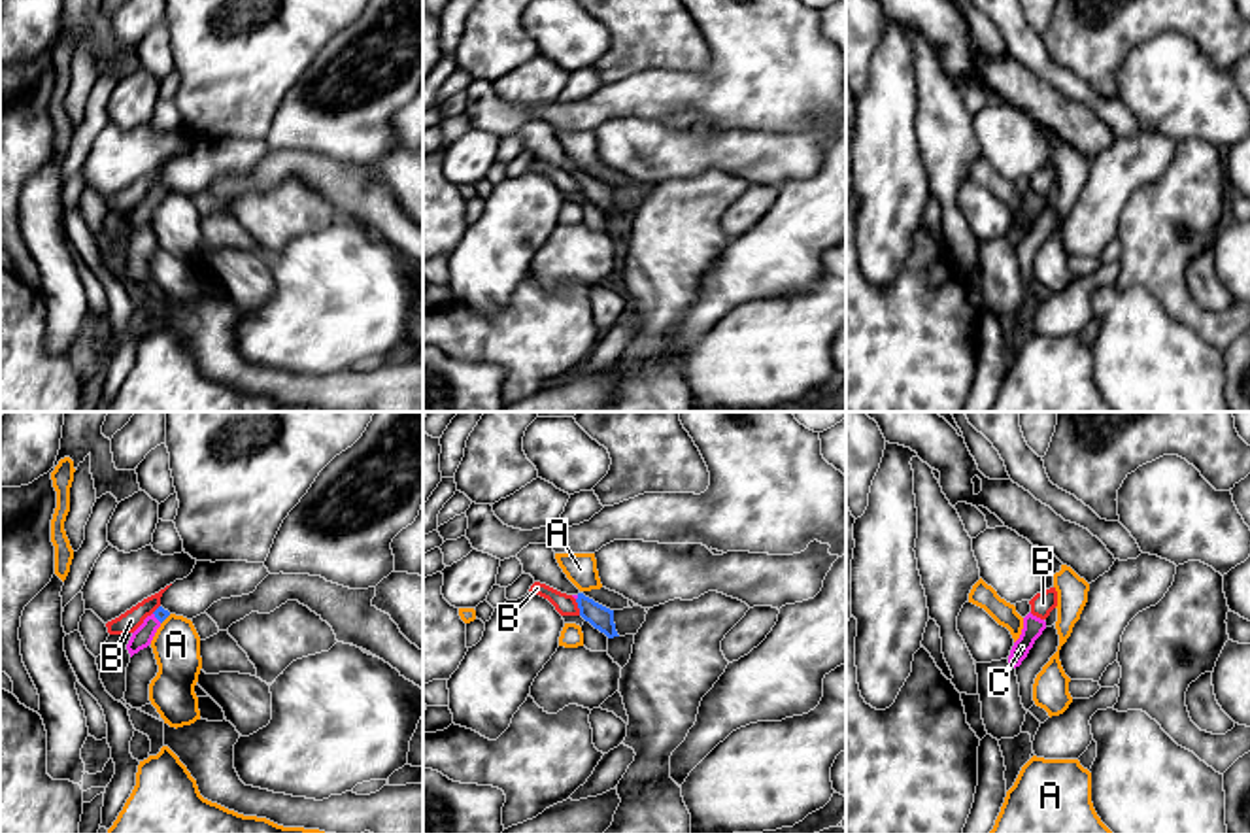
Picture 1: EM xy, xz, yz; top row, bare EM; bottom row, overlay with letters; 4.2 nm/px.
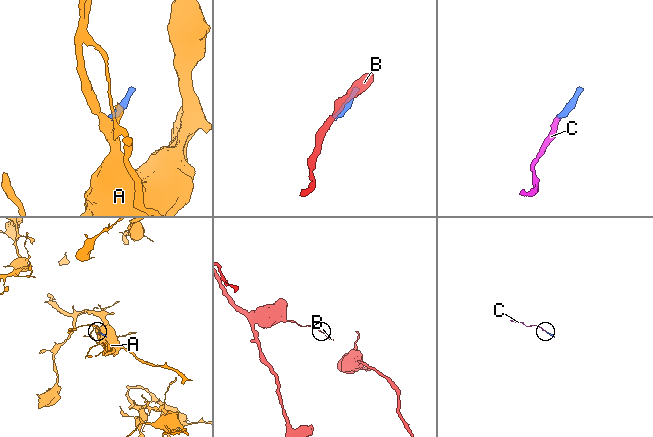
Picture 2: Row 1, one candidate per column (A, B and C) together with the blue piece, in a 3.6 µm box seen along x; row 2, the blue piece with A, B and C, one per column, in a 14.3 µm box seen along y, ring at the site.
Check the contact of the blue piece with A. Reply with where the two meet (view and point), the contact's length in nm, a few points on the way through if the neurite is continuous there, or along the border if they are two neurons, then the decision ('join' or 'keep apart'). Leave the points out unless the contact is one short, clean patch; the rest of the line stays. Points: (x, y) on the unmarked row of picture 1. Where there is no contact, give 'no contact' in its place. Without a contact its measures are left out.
contact xy (165, 195); length 60 nm; border xy (170, 191), (161, 201); keep apart

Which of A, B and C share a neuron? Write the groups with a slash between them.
A / B / C

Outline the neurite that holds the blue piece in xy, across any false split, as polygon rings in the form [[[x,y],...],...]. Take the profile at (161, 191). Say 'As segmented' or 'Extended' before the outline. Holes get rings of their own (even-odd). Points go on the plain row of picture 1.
Extended. [[[159,183],[151,193],[144,196],[144,200],[132,210],[127,221],[130,234],[151,221],[157,206],[168,193],[170,189]]]

